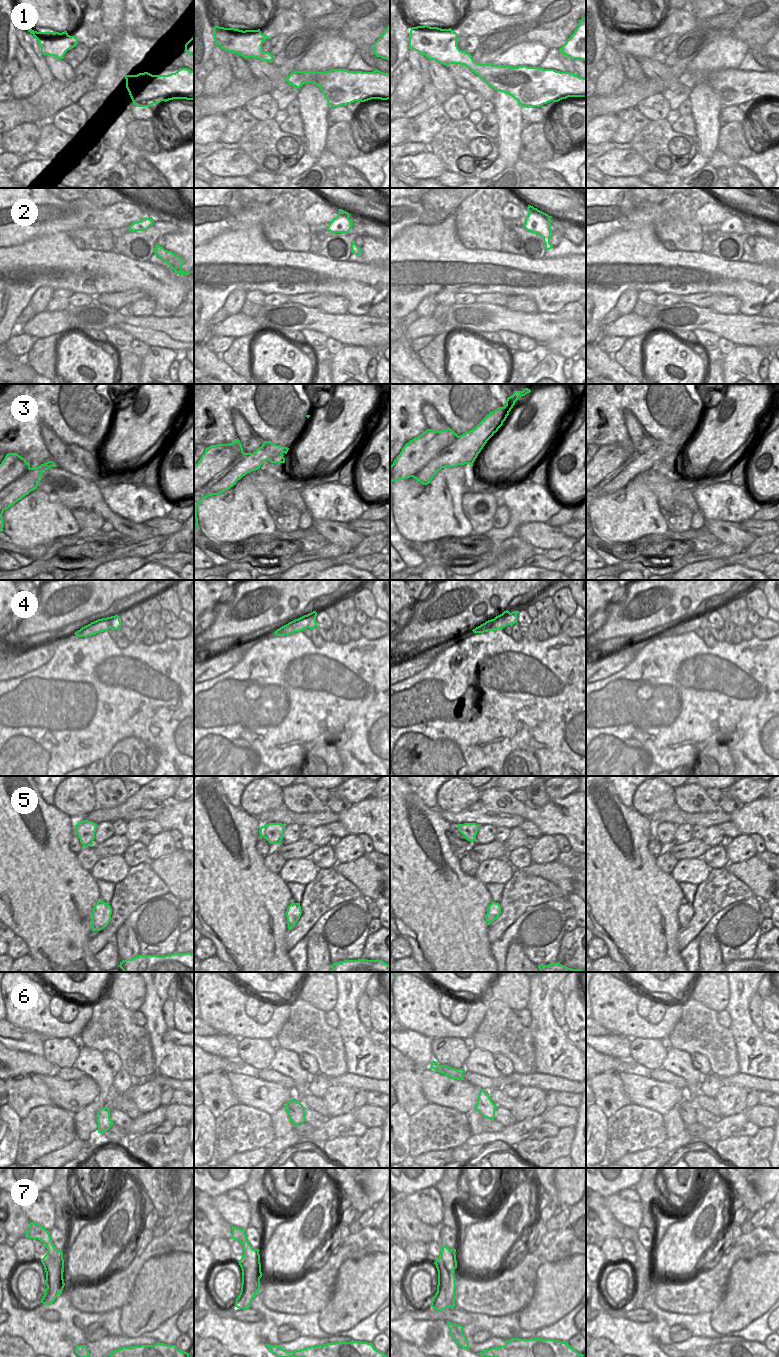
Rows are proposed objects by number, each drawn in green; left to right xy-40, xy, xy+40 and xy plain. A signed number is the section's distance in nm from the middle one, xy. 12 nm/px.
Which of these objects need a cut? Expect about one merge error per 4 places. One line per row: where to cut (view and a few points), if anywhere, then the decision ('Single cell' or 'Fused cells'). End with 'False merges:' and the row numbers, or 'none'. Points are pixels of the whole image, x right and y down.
1: No split. Single cell
2: No split. Single cell
3: Split along xy (242, 451), (242, 454), (218, 475), (194, 492). Fused cells
4: No split. Single cell
5: No split. Single cell
6: No split. Single cell
7: Split along xy-40 (44, 1256), (56, 1258), (59, 1261), (59, 1279), (63, 1281). Fused cells
False merges: 3, 7

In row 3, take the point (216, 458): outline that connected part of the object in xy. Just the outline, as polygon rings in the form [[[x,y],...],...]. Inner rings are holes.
[[[237,438],[230,444],[211,445],[194,465],[194,492],[219,476],[231,463],[242,456],[243,448]]]

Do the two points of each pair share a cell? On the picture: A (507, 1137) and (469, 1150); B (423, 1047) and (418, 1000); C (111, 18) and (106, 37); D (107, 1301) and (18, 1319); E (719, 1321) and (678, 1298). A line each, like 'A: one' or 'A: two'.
A: one
B: two
C: one
D: two
E: two

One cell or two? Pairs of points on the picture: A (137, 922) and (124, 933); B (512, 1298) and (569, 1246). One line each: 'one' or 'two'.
A: two
B: one

